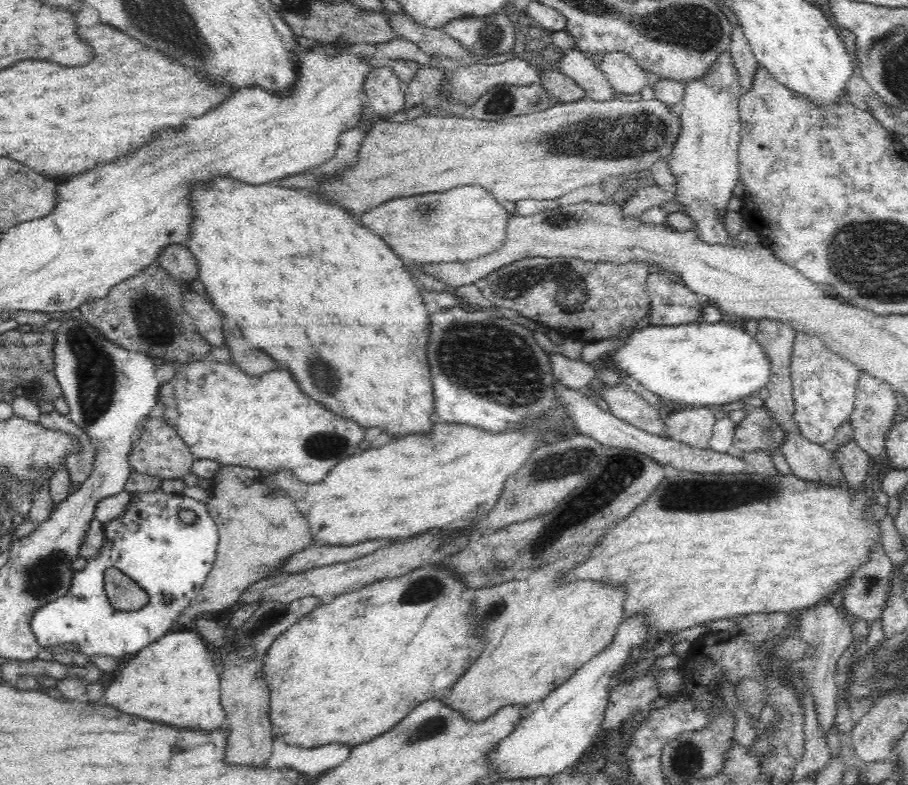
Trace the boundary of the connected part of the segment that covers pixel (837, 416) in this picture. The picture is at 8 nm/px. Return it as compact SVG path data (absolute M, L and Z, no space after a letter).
M796 333L791 355L790 376L796 425L806 440L829 446L838 432L838 426L852 416L861 370L830 350L822 338L811 334Z

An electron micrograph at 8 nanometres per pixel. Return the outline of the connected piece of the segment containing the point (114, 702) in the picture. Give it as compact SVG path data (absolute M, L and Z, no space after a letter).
M196 632L165 634L121 667L120 674L106 688L106 702L120 712L154 722L192 730L216 730L222 726L226 711L220 704L221 676L214 667L212 652L213 648Z

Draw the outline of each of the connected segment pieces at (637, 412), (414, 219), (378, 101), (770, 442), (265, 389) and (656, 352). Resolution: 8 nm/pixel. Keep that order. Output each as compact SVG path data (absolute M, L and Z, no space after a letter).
M602 385L598 394L607 402L609 411L616 418L650 434L667 438L665 424L660 419L658 407L650 405L644 398L630 390L627 385L607 387Z
M466 185L428 194L388 199L361 215L362 225L382 237L401 259L424 265L466 262L496 252L506 242L512 214L482 186Z
M387 66L374 67L364 84L367 107L389 118L404 111L404 86L398 76Z
M767 406L752 409L750 414L736 426L736 434L732 440L731 451L735 453L765 450L771 456L771 450L781 451L783 430L773 419Z
M232 360L194 361L183 365L175 377L159 386L158 401L165 404L164 420L184 439L196 459L208 458L220 465L241 466L251 472L292 470L300 482L318 484L328 472L352 454L360 454L366 428L332 414L320 402L300 390L290 370L272 370L262 376L246 376Z
M691 322L677 326L648 326L631 334L620 348L606 358L611 366L625 376L632 376L644 388L658 394L660 399L684 403L688 407L729 408L754 396L766 387L772 378L770 359L755 336L740 328L732 328L724 322Z

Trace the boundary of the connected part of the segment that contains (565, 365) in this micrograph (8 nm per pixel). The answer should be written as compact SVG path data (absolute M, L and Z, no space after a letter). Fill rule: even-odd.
M551 352L549 360L551 361L551 370L555 378L565 387L574 390L587 390L592 382L597 380L597 371L582 359L572 360L560 352Z

